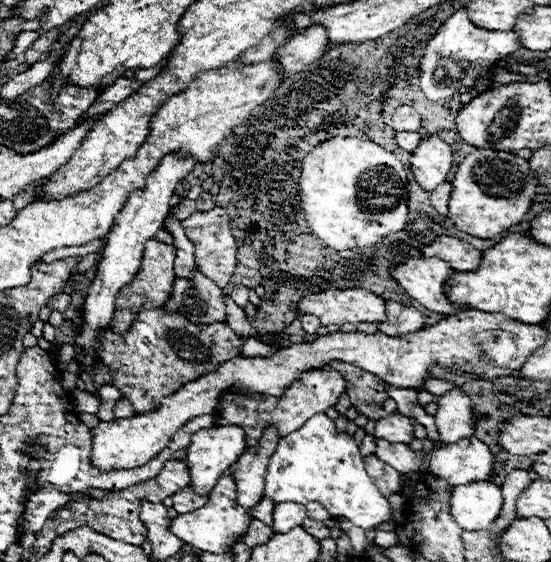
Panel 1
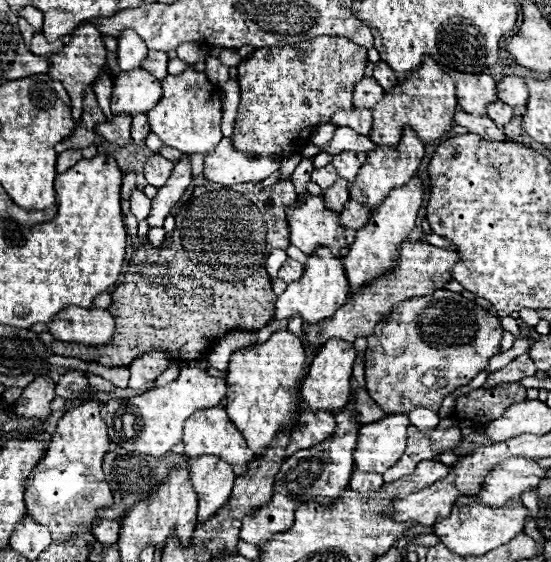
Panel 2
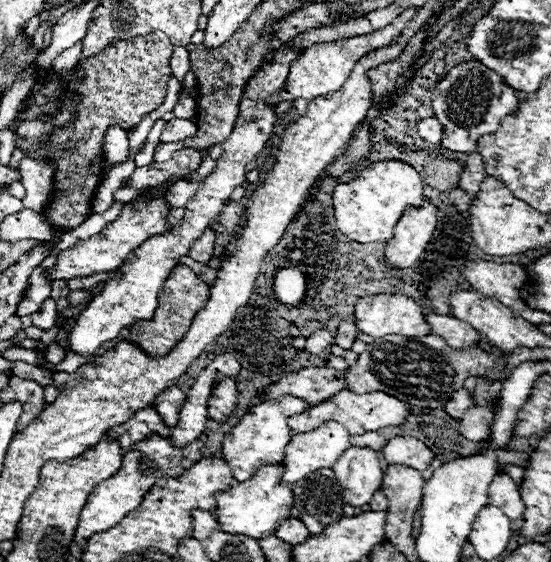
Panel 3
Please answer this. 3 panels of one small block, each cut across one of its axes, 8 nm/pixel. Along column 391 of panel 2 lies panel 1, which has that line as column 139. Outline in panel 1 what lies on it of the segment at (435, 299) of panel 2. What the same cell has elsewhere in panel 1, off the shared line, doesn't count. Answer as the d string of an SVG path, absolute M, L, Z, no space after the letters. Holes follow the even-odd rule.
M146 304L146 308L138 312L138 318L126 336L104 332L98 342L98 356L100 362L116 370L112 386L116 386L122 396L132 402L134 412L144 414L158 410L162 398L174 394L186 382L214 372L220 362L238 356L240 346L242 340L226 322L196 326L180 312L166 314L164 308L154 310Z

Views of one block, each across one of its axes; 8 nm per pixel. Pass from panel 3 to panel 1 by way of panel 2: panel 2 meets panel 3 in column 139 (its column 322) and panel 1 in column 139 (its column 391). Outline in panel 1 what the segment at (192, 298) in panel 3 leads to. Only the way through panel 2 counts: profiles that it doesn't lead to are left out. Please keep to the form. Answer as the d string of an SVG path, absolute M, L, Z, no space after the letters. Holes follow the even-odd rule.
M150 240L146 244L146 256L142 256L142 272L138 272L134 284L126 284L122 292L118 292L118 312L114 312L114 324L110 326L114 334L126 336L130 332L132 322L136 320L138 312L146 302L150 302L154 308L162 308L172 292L172 282L176 278L174 274L174 258L176 258L176 248L172 244L162 244L158 240Z

